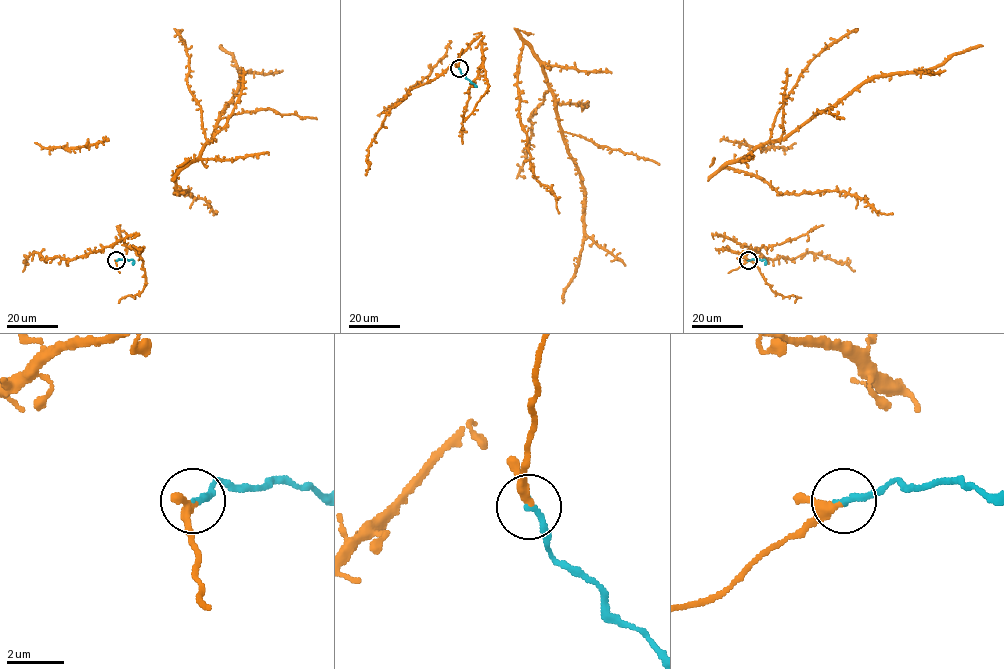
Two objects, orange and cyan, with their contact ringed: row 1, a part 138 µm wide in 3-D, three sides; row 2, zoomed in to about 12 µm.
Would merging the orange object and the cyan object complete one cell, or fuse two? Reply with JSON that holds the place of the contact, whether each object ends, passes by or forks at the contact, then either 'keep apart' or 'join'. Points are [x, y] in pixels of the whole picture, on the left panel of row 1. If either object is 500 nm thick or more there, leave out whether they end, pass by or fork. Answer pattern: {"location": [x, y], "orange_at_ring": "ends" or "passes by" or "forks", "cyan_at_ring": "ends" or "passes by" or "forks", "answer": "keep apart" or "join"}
{"location": [116, 260], "orange_at_ring": "passes by", "cyan_at_ring": "ends", "answer": "join"}

